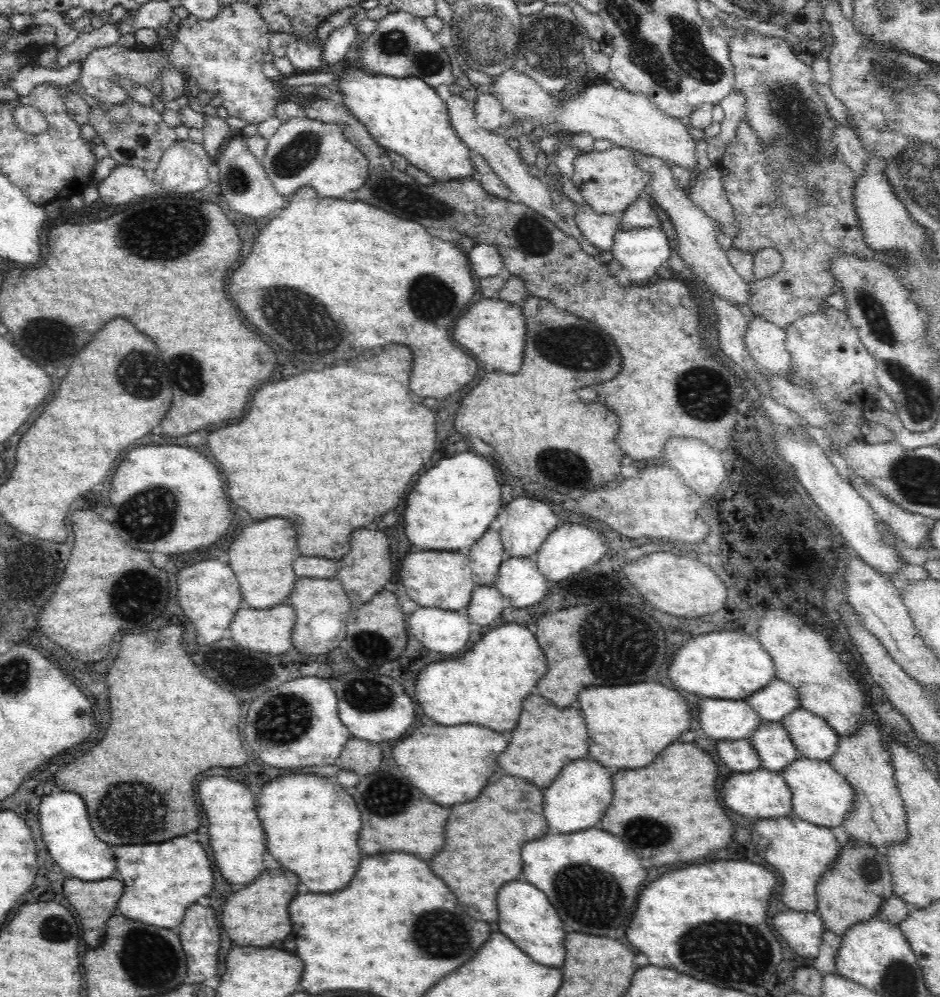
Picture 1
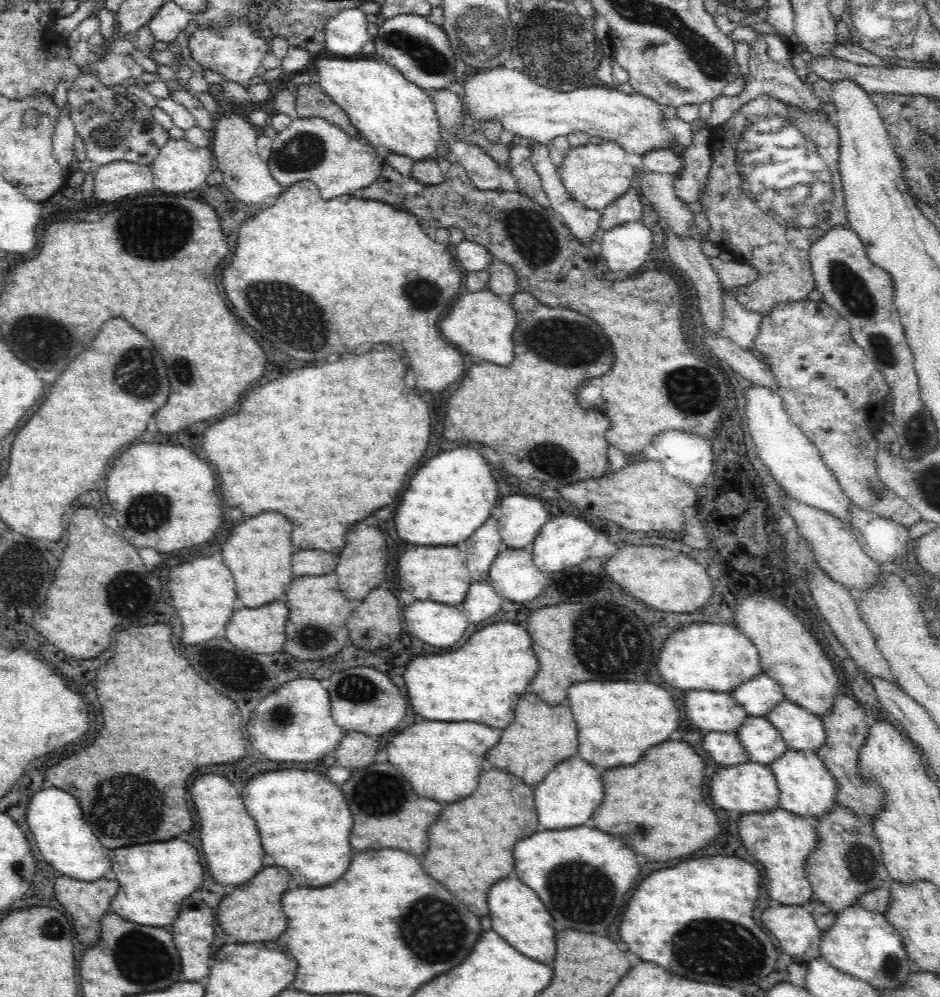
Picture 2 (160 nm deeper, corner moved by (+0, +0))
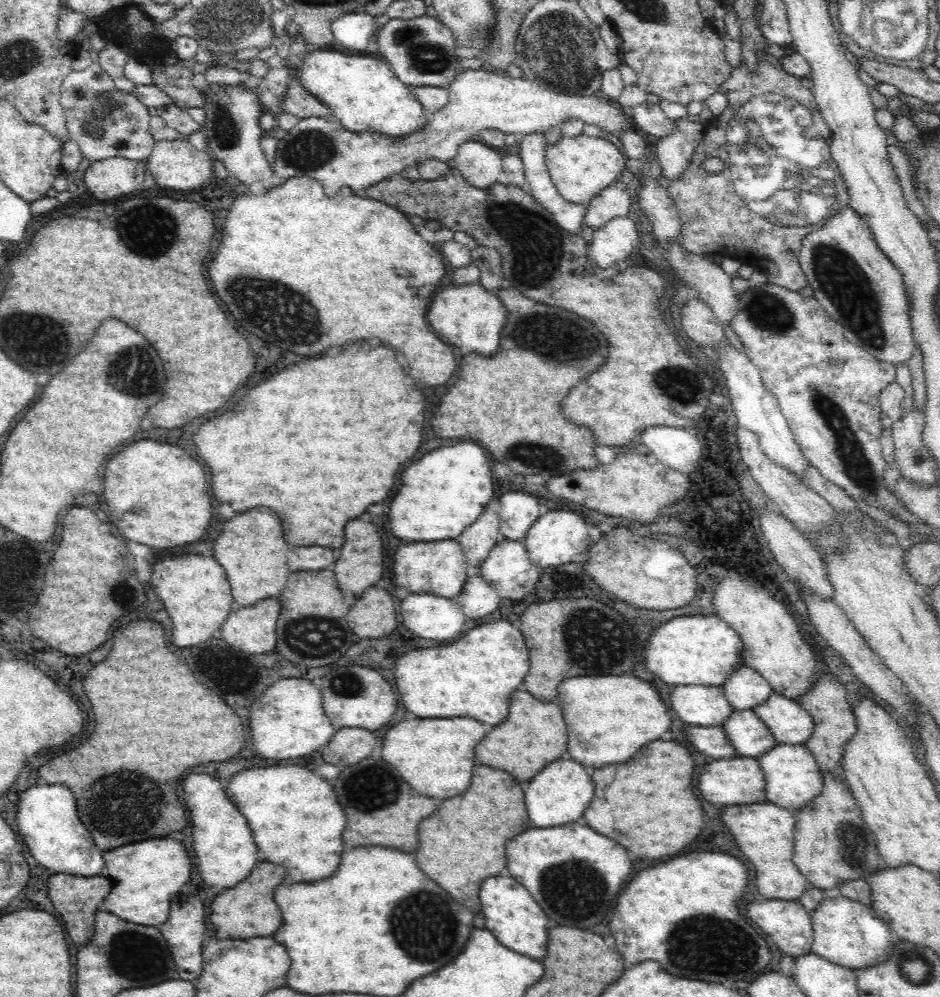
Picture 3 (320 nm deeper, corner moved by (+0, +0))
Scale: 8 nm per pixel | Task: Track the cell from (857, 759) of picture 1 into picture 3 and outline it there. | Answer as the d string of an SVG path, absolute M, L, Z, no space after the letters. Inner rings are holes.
M830 673L818 674L818 680L814 682L814 688L804 690L797 698L792 698L802 709L806 709L812 722L814 730L803 744L815 758L817 765L822 772L834 772L842 775L843 768L841 767L842 748L853 738L856 733L856 720L852 714L852 706L846 699L846 691L842 683Z

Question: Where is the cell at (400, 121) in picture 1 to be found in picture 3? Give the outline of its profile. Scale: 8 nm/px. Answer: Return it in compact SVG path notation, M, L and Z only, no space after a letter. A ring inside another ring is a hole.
M308 48L302 67L298 67L295 76L300 85L324 103L330 109L330 114L336 116L350 132L373 130L386 137L402 138L414 133L414 130L422 129L429 118L422 112L416 95L408 91L406 84L398 80L383 59Z

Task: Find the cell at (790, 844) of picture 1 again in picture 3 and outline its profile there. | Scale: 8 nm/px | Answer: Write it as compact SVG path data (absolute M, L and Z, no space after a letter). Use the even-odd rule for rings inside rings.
M770 802L730 806L722 814L724 826L732 832L738 848L756 868L756 886L764 898L796 901L810 886L793 862L793 838L796 817L793 811Z

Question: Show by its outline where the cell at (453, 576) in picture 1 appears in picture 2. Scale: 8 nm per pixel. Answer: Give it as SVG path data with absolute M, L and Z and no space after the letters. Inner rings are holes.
M448 545L436 546L436 548L416 546L414 550L406 550L398 558L400 585L403 590L408 590L415 600L444 602L444 604L461 606L470 583L473 581L466 561L466 553L461 546Z

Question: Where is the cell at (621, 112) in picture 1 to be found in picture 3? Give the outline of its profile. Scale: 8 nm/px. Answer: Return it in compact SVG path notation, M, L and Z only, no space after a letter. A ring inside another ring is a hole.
M488 61L482 62L482 68L459 70L446 86L446 106L434 112L422 129L414 130L414 133L402 138L386 137L373 130L350 132L342 124L327 121L327 118L302 118L278 141L273 170L284 180L293 176L313 178L324 187L328 196L334 196L342 187L349 186L360 197L369 186L388 177L402 175L406 168L416 168L425 160L438 159L443 163L453 160L462 143L470 141L486 128L496 128L518 137L534 132L545 134L551 127L559 128L566 118L579 118L586 124L596 124L614 136L630 128L628 114L604 98L548 92L548 89L534 84L534 81L496 76L508 73L491 67Z

